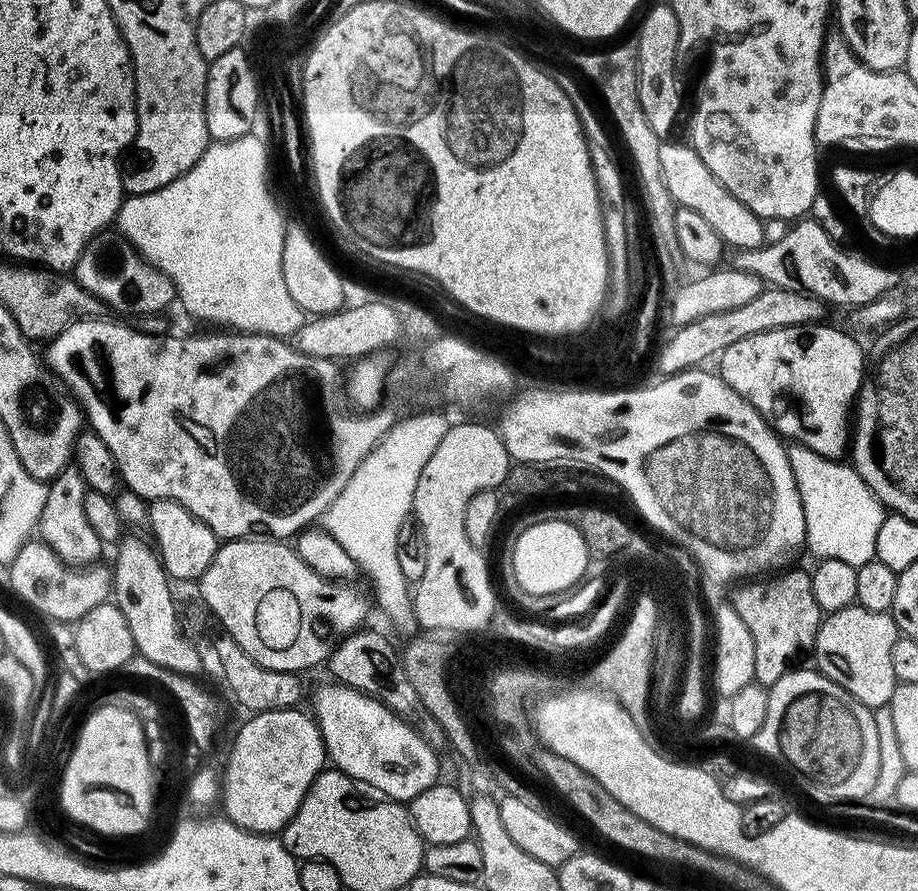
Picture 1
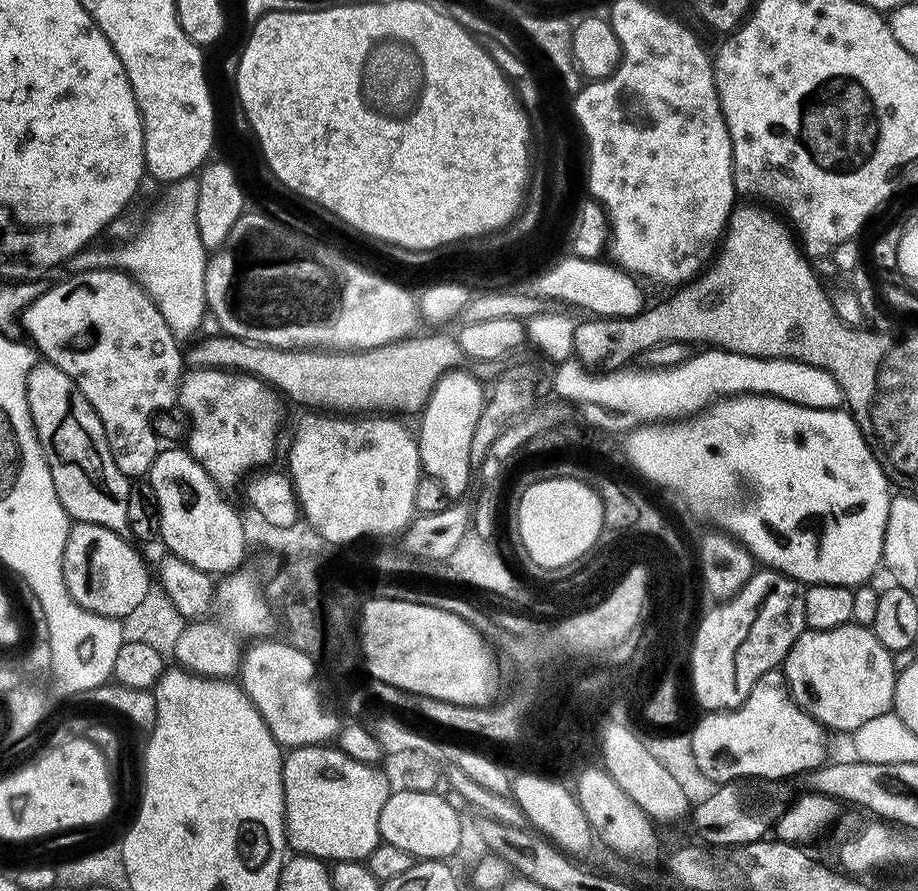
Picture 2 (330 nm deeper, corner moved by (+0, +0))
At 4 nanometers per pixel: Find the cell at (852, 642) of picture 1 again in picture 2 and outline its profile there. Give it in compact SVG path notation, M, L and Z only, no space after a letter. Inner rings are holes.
M853 622L834 630L804 631L789 650L782 671L793 702L810 718L833 733L851 734L870 718L892 711L897 674L892 655L871 627Z

